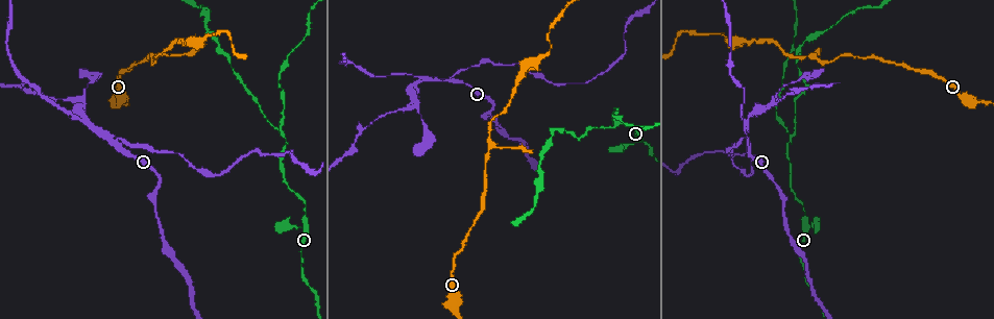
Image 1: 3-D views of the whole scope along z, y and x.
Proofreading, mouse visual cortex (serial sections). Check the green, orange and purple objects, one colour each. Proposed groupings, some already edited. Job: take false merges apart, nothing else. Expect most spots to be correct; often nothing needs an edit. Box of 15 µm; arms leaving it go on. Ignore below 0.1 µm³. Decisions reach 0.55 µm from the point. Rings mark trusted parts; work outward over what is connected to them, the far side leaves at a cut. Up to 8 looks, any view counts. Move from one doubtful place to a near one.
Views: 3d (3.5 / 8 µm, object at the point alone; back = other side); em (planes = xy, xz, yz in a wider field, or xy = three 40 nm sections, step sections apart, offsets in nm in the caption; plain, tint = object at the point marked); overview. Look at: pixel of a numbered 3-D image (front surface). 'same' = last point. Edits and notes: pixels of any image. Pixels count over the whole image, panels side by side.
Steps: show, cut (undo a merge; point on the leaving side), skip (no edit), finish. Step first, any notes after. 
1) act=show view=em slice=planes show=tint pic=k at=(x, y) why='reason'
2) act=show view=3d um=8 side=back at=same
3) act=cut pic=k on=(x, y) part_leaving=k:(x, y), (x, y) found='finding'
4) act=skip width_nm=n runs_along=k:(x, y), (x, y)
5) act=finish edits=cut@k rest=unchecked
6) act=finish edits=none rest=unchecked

act=show view=3d um=3.5 pic=1 at=(87, 125)

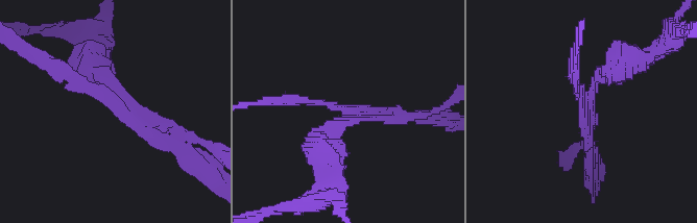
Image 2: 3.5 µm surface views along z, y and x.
act=show view=em slice=xy step=5 show=tint pic=2 at=(352, 106) arms=3 arm_widths_nm=150,150,300 why='shape alone is not enough'

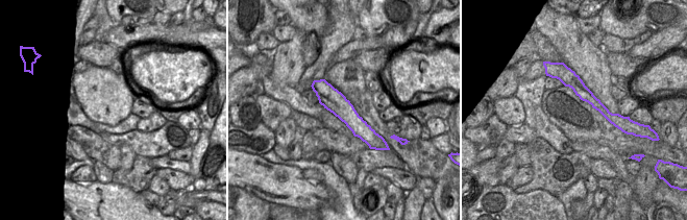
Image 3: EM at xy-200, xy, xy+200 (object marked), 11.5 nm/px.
act=show view=em slice=xy step=3 show=tint at=same why='another direction'

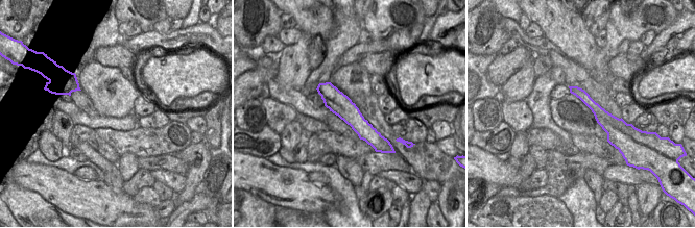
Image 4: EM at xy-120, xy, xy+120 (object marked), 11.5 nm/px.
act=cut pic=2 on=(566, 157) border=4:(595, 115), (605, 119), (628, 136) found='two cells meet here'

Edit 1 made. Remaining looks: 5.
act=show view=overview

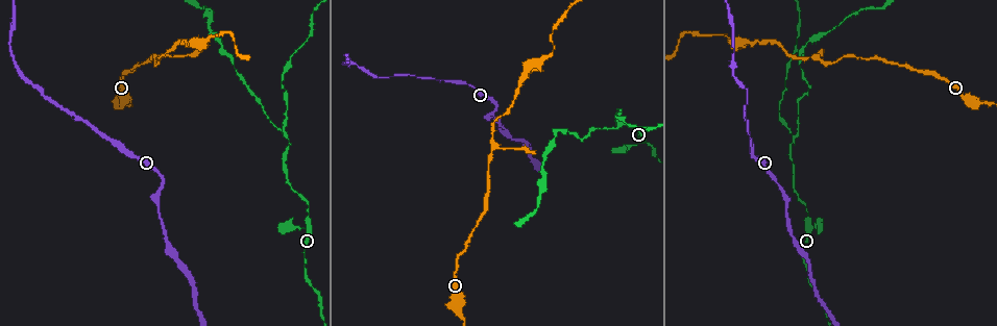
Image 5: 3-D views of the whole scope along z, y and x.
act=show view=3d um=8 pic=5 at=(721, 33) why='abrupt turn'

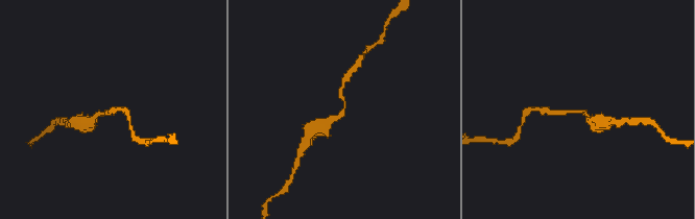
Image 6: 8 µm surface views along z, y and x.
act=show view=3d um=3.5 pic=6 at=(340, 113) why='closer look'

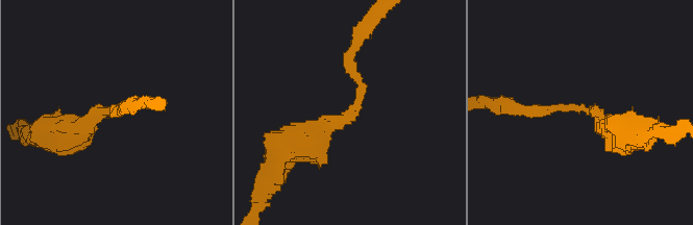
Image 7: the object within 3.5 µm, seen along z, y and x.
act=show view=em slice=planes show=tint pic=7 at=(353, 109)

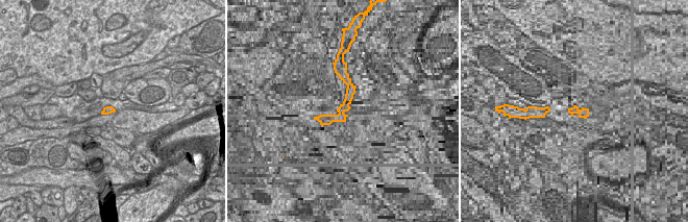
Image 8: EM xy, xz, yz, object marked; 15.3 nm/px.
act=skip runs_along=7:(302, 142), (361, 97), (353, 44) found='continuous, no second cell'

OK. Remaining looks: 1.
act=finish edits=cut@2 rest=unchecked

